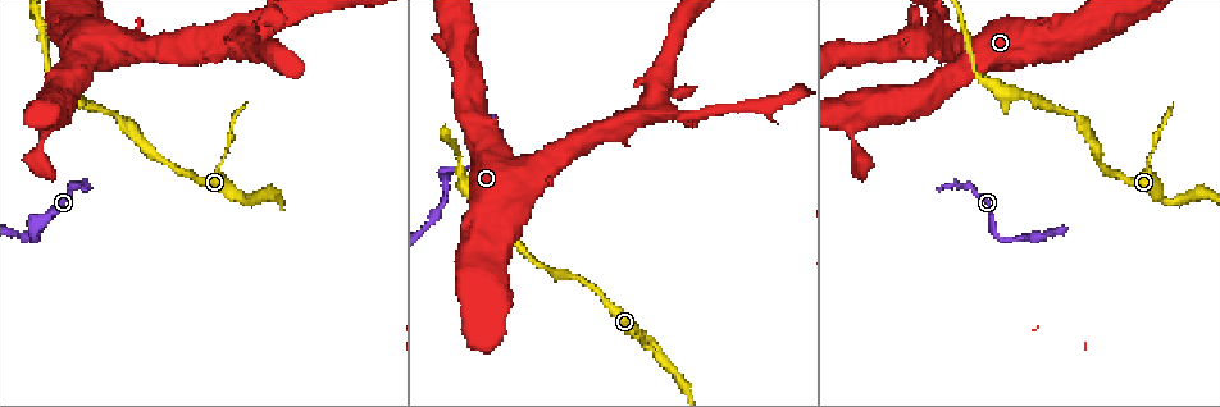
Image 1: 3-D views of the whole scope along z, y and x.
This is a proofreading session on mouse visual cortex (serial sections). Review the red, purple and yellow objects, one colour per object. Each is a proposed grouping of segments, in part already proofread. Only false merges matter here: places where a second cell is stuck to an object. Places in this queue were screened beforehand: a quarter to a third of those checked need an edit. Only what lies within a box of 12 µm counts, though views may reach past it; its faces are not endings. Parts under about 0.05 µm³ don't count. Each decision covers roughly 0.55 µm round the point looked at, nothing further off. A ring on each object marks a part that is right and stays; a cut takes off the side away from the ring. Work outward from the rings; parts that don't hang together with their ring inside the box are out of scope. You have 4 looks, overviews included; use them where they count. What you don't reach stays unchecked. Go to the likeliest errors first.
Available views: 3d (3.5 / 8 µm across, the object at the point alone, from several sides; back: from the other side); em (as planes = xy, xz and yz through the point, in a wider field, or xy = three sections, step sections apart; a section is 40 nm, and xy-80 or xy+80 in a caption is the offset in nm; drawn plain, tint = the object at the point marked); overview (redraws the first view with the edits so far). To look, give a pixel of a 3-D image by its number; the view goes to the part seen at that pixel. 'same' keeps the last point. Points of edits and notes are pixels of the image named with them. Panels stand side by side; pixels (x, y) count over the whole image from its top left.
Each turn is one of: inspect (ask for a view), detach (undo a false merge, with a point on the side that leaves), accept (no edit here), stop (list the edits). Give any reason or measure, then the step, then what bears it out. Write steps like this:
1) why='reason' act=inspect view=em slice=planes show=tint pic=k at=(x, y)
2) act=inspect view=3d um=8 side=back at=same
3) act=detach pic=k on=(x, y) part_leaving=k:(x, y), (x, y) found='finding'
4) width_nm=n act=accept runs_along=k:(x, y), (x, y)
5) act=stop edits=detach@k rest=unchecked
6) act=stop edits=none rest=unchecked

why='abrupt turn' act=inspect view=3d um=3.5 pic=1 at=(1008, 90)

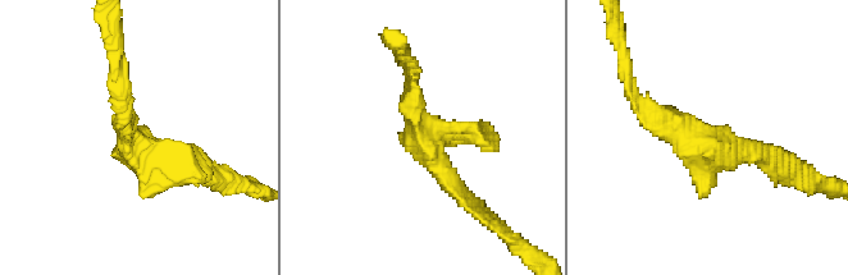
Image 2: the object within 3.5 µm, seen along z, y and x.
act=inspect view=em slice=xy step=2 show=tint pic=2 at=(425, 144)

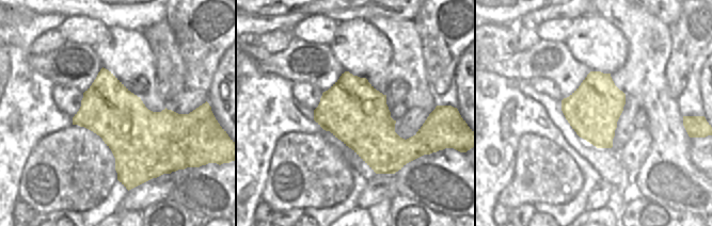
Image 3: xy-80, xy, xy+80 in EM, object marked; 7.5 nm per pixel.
act=accept runs_along=2:(775, 166), (641, 106) found='one cell here'

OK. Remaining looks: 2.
why='sharp bend' act=inspect view=3d um=3.5 side=back pic=1 at=(37, 238)

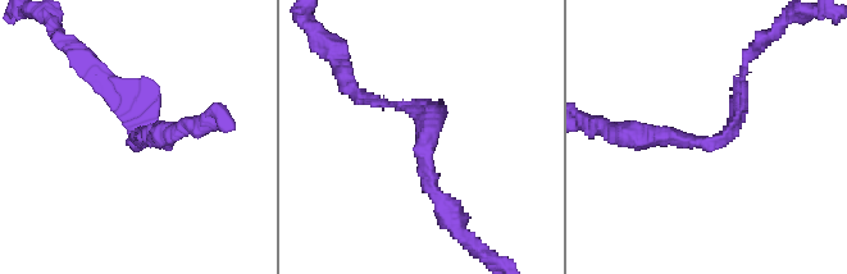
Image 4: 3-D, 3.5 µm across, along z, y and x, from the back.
arm_widths_nm=150,200 why='shape alone is not enough' act=inspect view=em slice=xy step=2 show=tint pic=4 at=(728, 136)

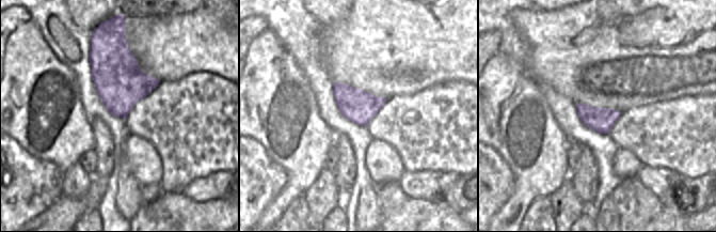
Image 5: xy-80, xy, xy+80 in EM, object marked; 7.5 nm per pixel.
width_nm=240 act=accept runs_along=4:(743, 68), (723, 138), (647, 135) found='continuous, no second cell'

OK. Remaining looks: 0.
act=stop edits=none rest=unchecked

